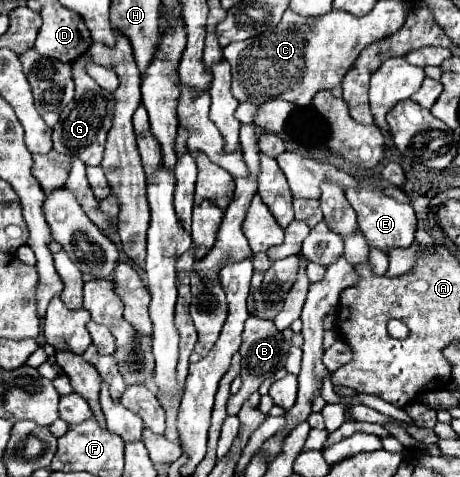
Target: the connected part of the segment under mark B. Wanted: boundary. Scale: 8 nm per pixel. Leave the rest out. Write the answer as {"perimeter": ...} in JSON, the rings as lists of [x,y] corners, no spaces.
{"perimeter":[[[249,316],[247,322],[245,322],[245,330],[243,330],[243,344],[239,348],[239,354],[241,354],[241,378],[243,378],[243,386],[237,394],[233,394],[229,398],[229,404],[227,404],[227,414],[229,416],[237,416],[243,402],[259,390],[261,382],[265,378],[269,378],[273,372],[277,372],[279,368],[283,368],[285,364],[285,358],[287,358],[287,352],[289,352],[289,344],[283,340],[283,334],[279,330],[275,330],[275,324],[271,320],[259,320],[259,318],[253,318]]]}

